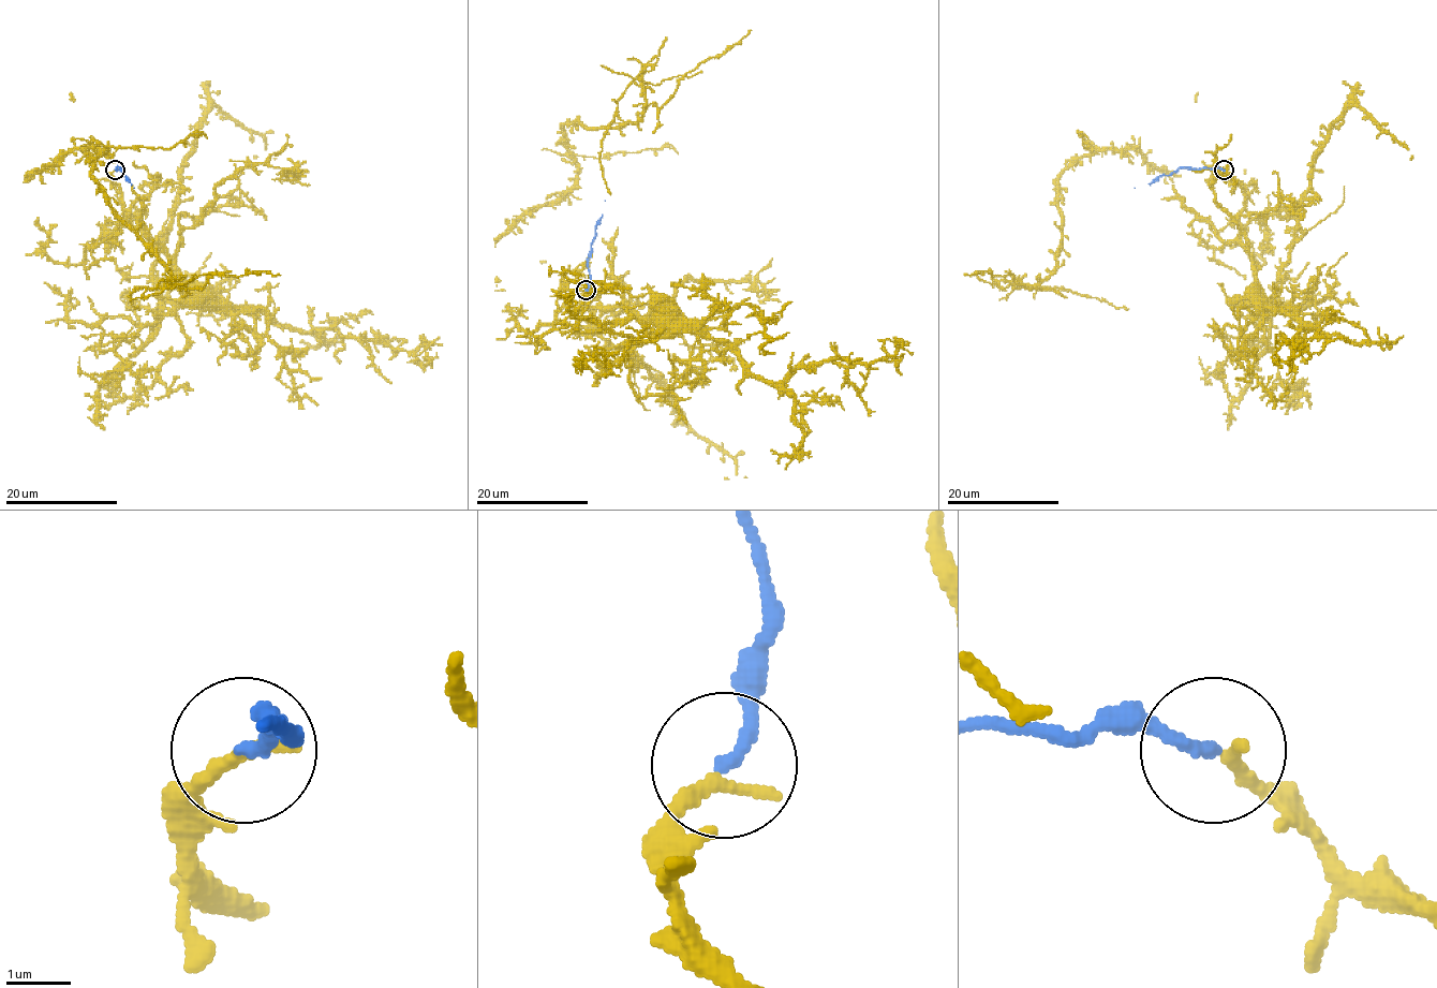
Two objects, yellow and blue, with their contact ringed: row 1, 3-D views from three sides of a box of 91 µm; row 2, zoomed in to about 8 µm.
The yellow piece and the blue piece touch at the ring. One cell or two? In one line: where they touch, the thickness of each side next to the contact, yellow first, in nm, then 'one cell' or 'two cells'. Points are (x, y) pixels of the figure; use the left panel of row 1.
place (115, 170); calibres 280 and 200 nm; two cells

